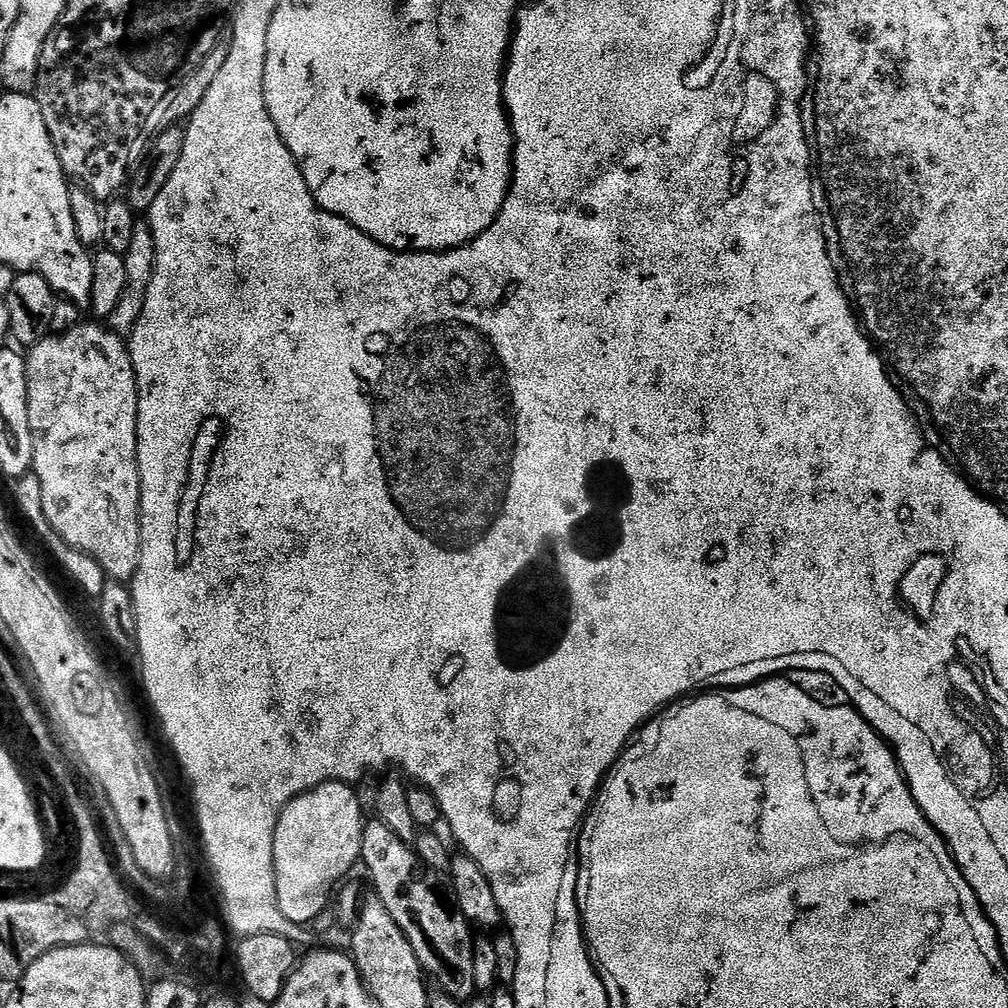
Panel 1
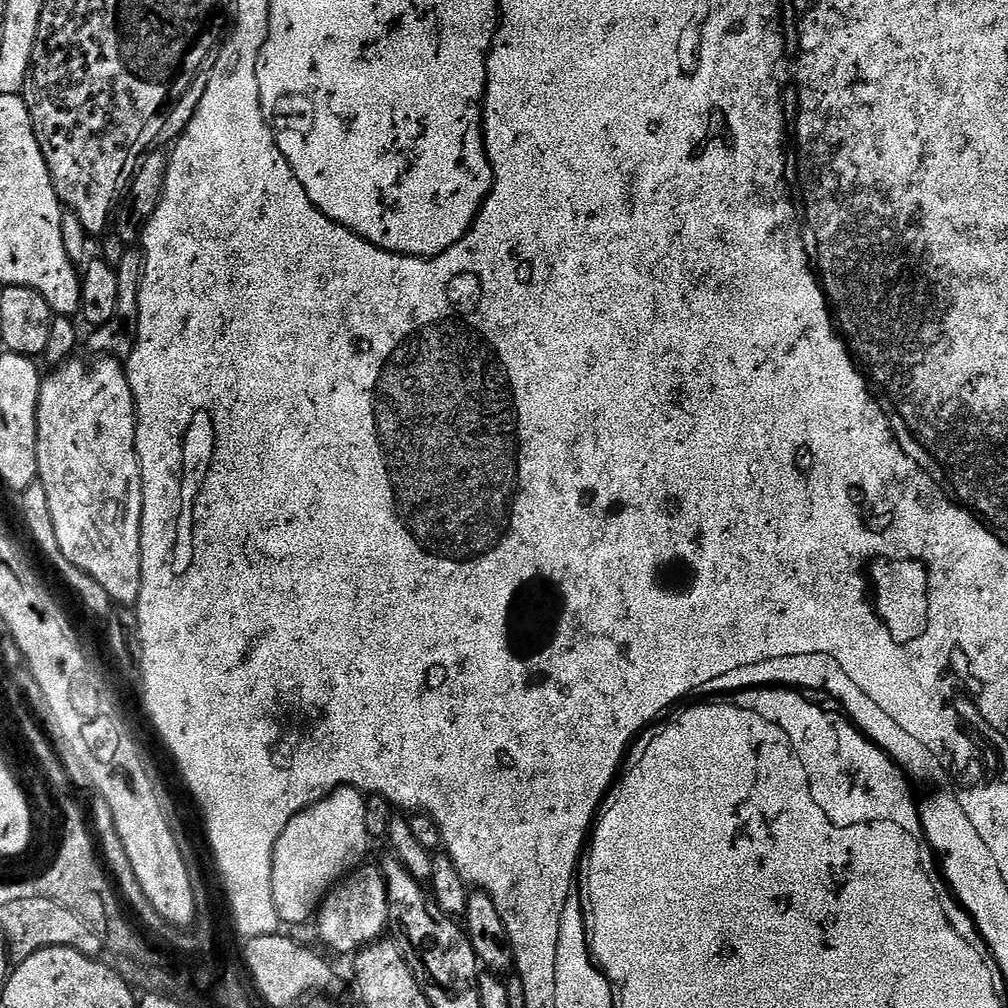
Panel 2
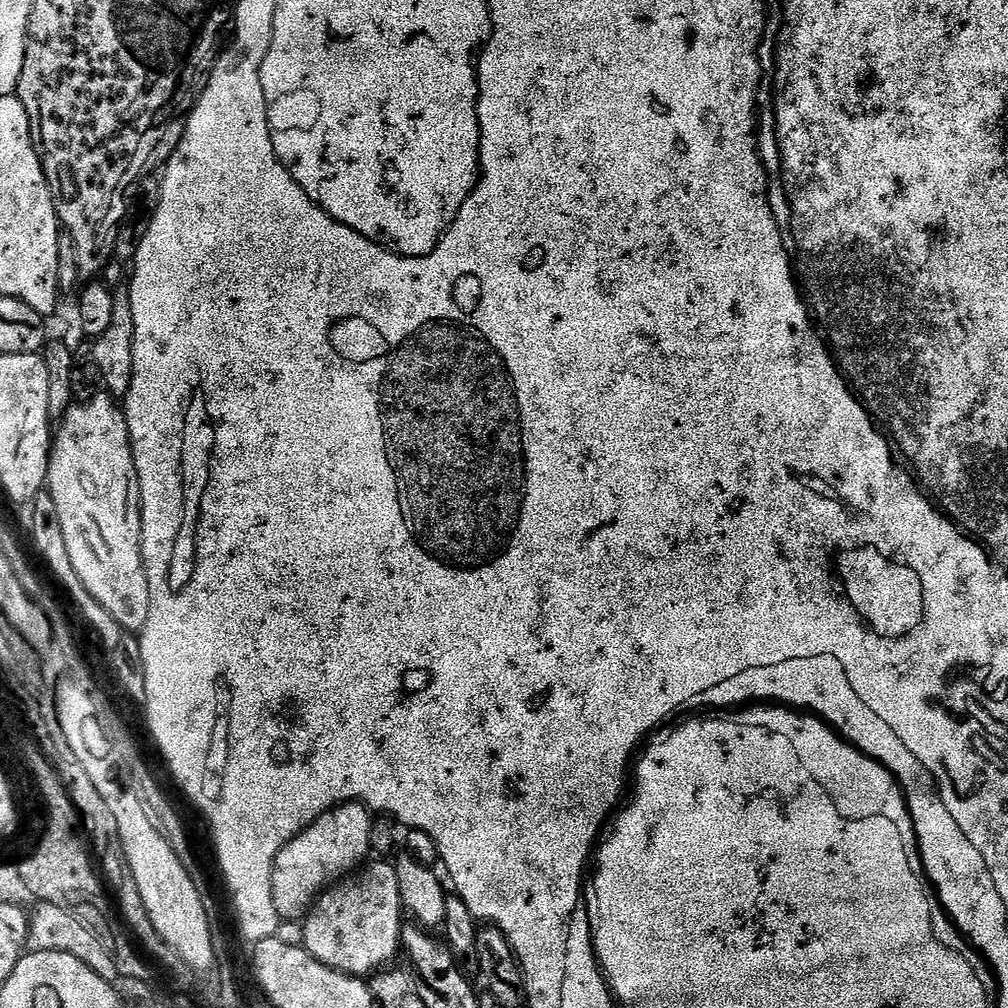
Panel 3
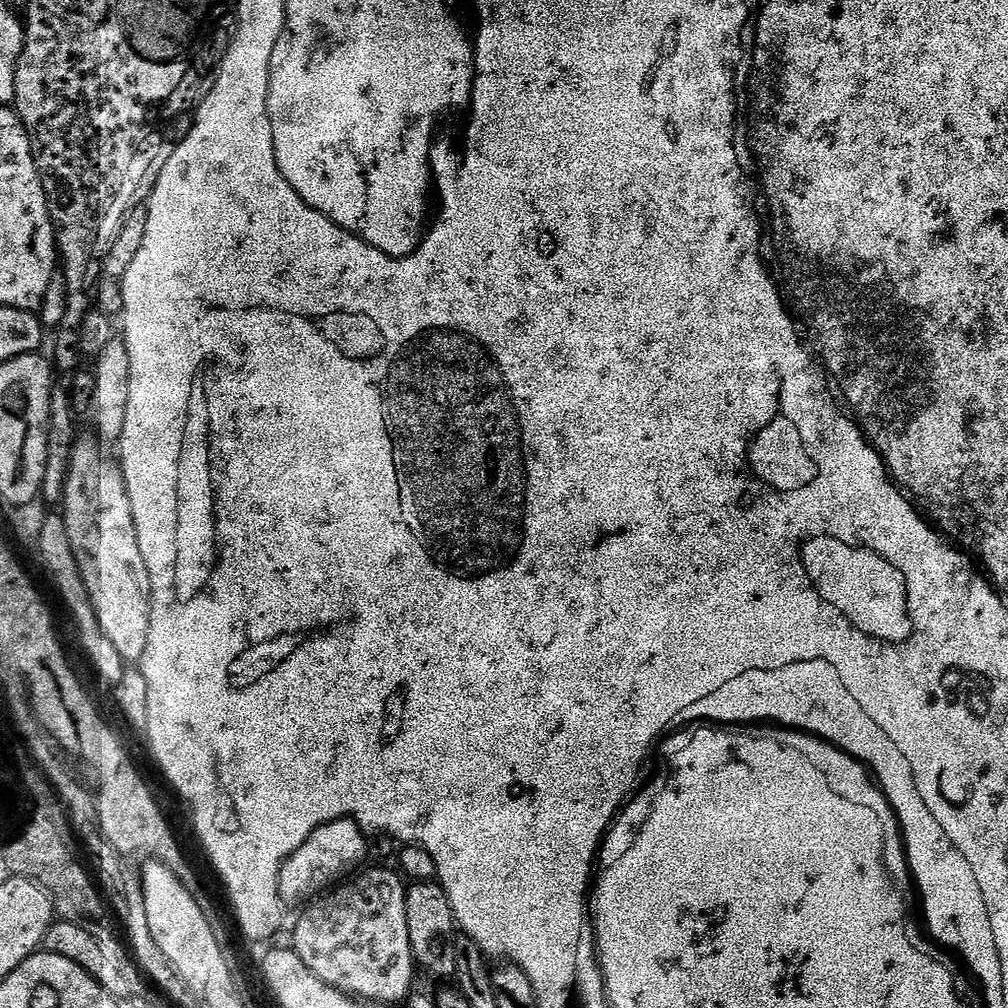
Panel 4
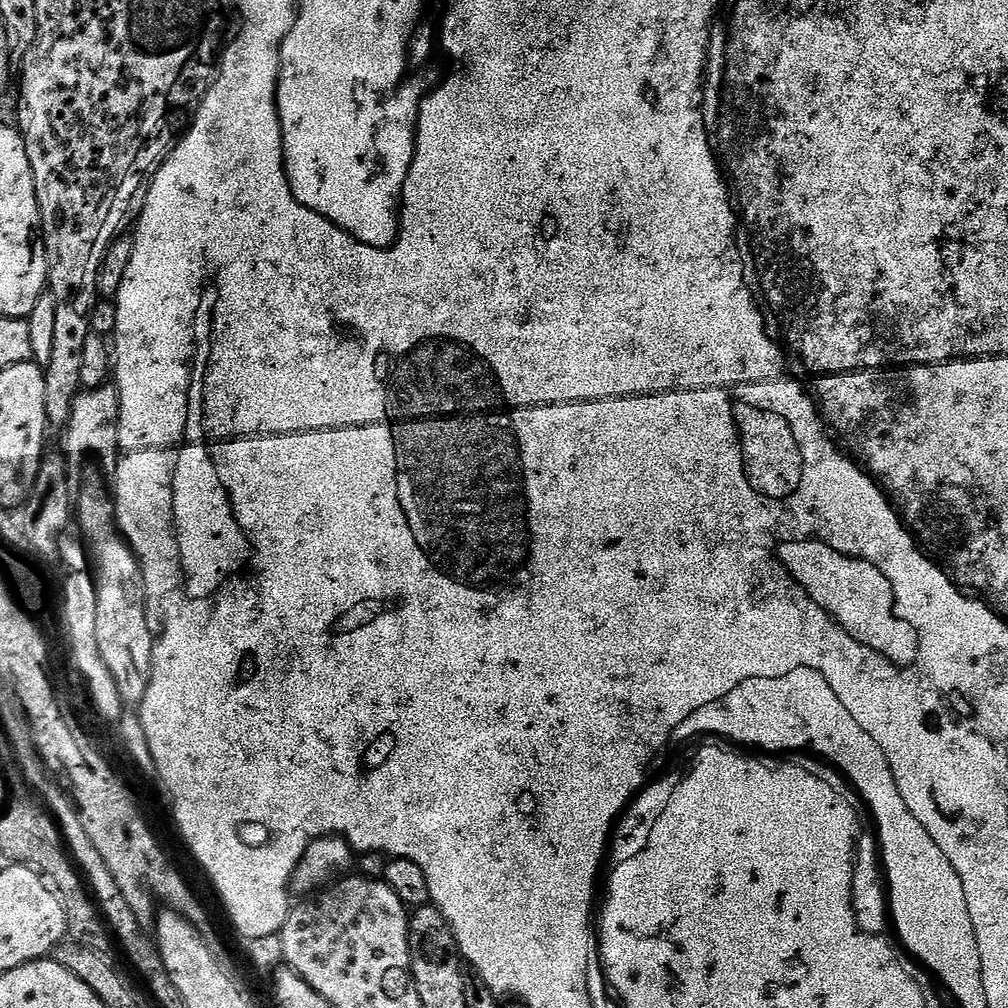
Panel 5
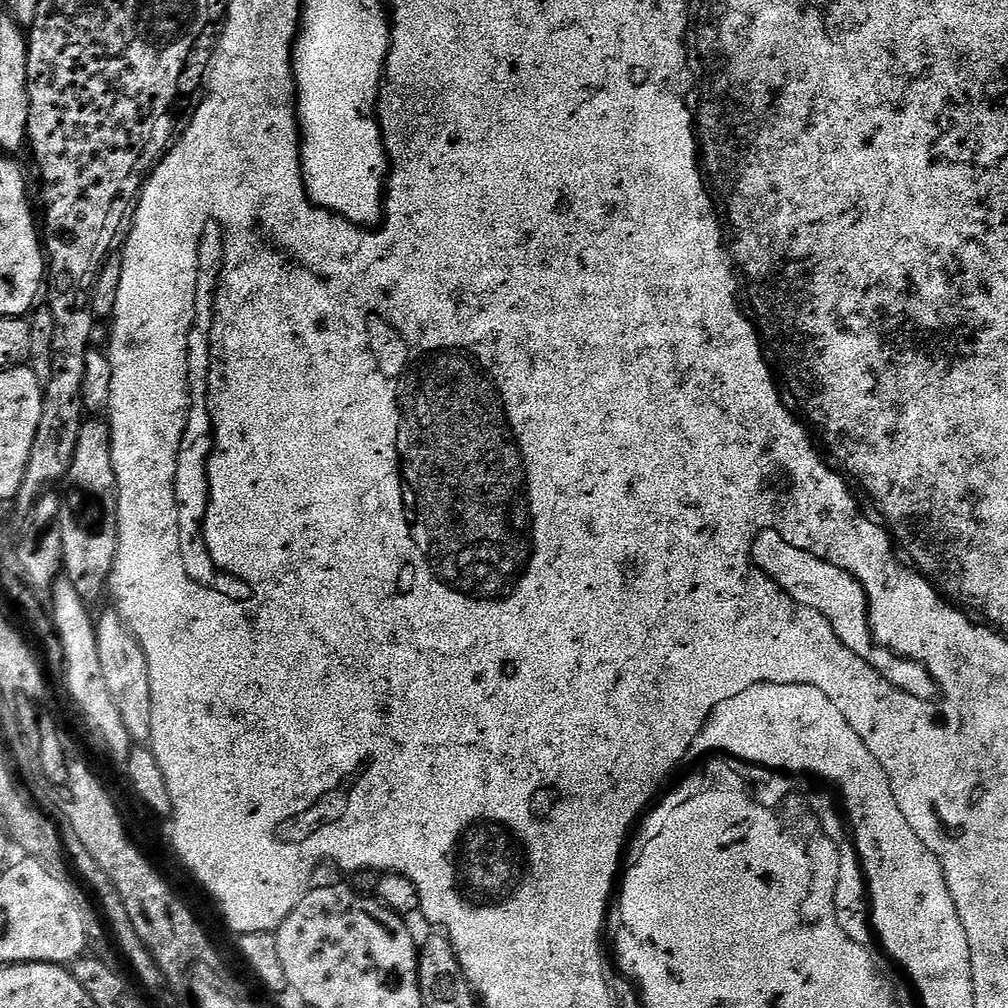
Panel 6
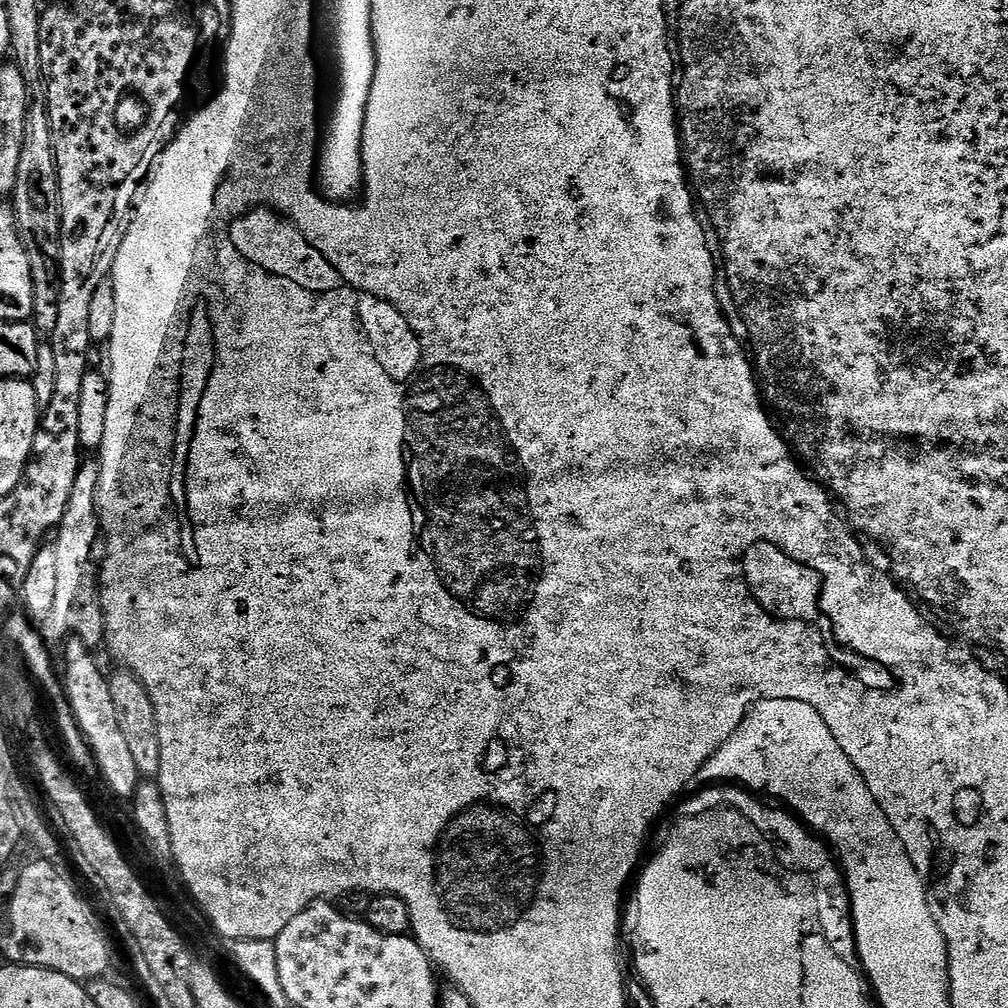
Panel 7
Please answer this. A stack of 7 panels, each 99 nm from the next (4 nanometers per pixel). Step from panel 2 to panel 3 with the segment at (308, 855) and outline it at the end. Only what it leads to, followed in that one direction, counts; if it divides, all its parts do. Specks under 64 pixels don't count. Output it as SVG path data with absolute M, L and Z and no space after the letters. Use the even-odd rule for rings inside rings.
M337 804L285 844L272 867L272 901L281 921L303 921L321 892L369 859L373 819L363 804Z

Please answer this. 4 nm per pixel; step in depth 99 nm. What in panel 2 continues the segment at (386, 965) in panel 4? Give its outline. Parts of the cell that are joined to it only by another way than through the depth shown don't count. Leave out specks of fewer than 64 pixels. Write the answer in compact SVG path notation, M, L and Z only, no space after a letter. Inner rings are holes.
M357 867L347 873L339 884L324 897L314 917L320 931L321 945L336 952L355 954L368 944L381 939L388 928L388 899L384 873L379 867Z

